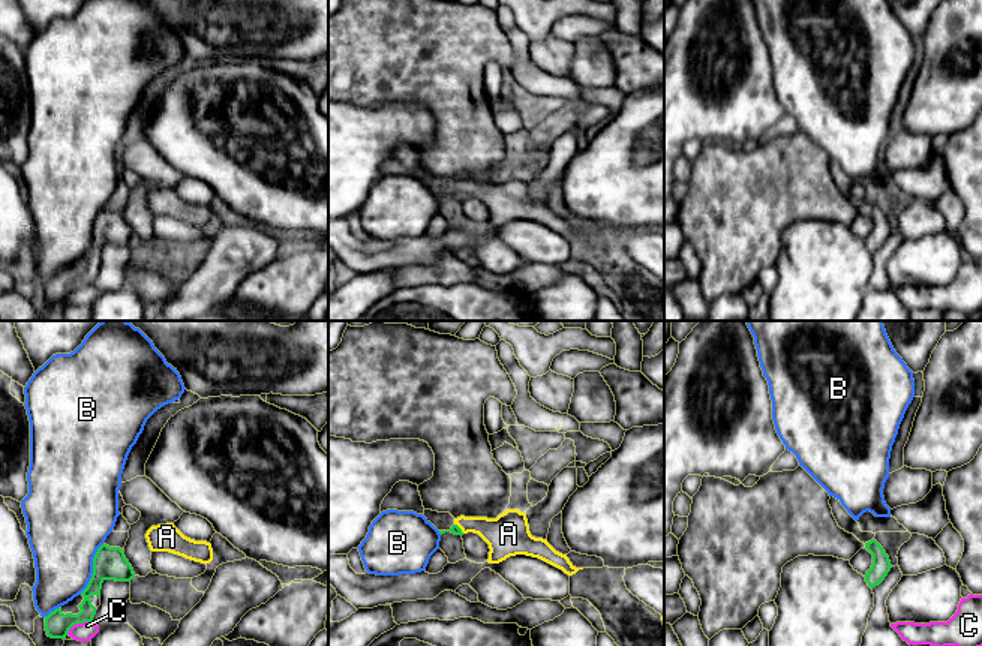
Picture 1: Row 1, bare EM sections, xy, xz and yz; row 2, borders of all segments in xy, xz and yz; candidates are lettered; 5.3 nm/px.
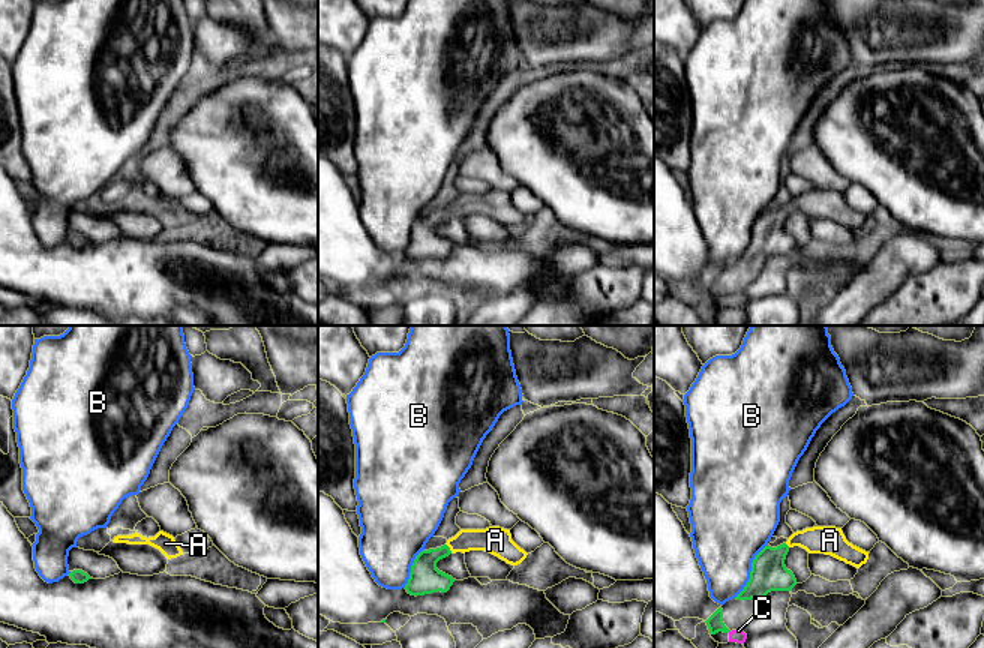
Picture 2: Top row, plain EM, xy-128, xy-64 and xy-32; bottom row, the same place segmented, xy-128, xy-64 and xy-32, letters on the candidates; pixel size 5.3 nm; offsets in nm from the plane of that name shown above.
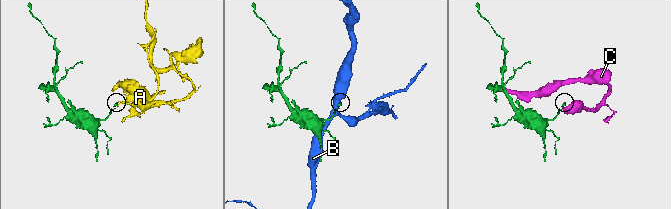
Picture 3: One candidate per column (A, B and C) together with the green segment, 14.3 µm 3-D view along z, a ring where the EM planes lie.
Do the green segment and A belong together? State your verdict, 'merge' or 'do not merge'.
merge

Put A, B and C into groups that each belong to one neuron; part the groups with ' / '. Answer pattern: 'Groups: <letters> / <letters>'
Groups: A / B / C

